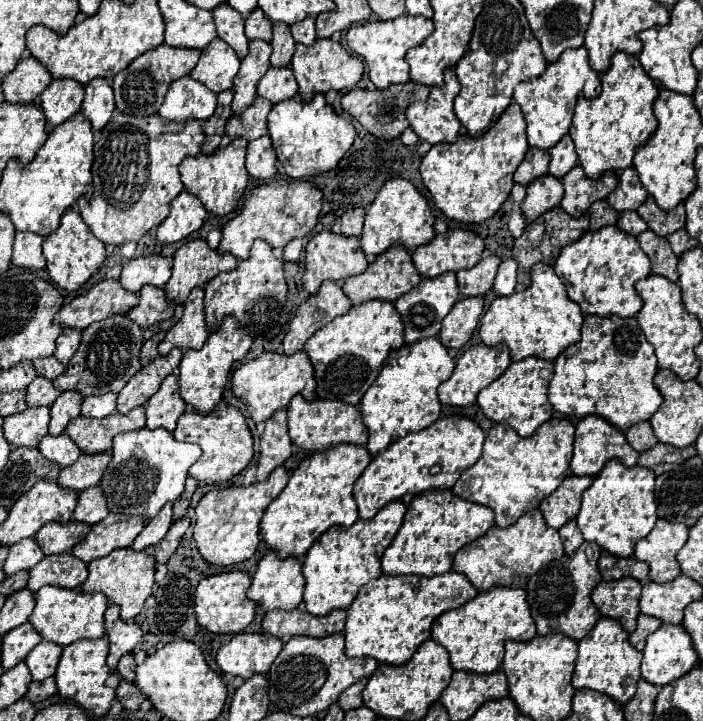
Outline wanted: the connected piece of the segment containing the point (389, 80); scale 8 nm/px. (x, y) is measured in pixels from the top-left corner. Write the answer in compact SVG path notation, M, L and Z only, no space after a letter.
M400 16L396 20L388 20L388 22L366 22L366 24L358 24L352 26L346 34L348 38L348 46L350 50L362 58L368 66L368 76L374 82L376 88L384 90L390 84L404 84L410 80L408 74L408 64L404 60L406 52L412 46L420 46L424 42L426 36L430 36L434 30L432 20L428 18L420 18L420 16Z

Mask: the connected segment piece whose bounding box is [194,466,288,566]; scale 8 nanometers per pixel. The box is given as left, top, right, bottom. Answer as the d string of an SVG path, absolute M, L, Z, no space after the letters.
M280 466L276 468L266 482L252 484L252 486L218 486L196 506L196 524L194 524L194 540L202 558L216 566L232 566L252 558L258 548L258 522L270 502L284 490L288 484L288 474Z

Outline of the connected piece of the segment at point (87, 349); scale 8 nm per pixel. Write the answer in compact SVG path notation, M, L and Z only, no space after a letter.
M118 314L106 318L104 322L96 322L88 326L88 330L84 330L82 344L78 352L72 356L72 362L68 364L64 376L54 378L52 384L62 392L74 390L82 398L100 396L108 392L118 394L124 388L124 384L140 370L138 362L140 348L142 348L142 330L138 326L132 326L126 314Z

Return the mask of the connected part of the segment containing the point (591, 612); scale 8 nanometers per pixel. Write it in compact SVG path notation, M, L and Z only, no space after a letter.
M584 542L574 556L564 556L556 562L550 562L528 580L526 602L530 604L532 618L540 636L558 632L580 642L598 622L600 612L590 600L590 594L602 582L602 576L598 572L600 552L602 548L596 542Z

